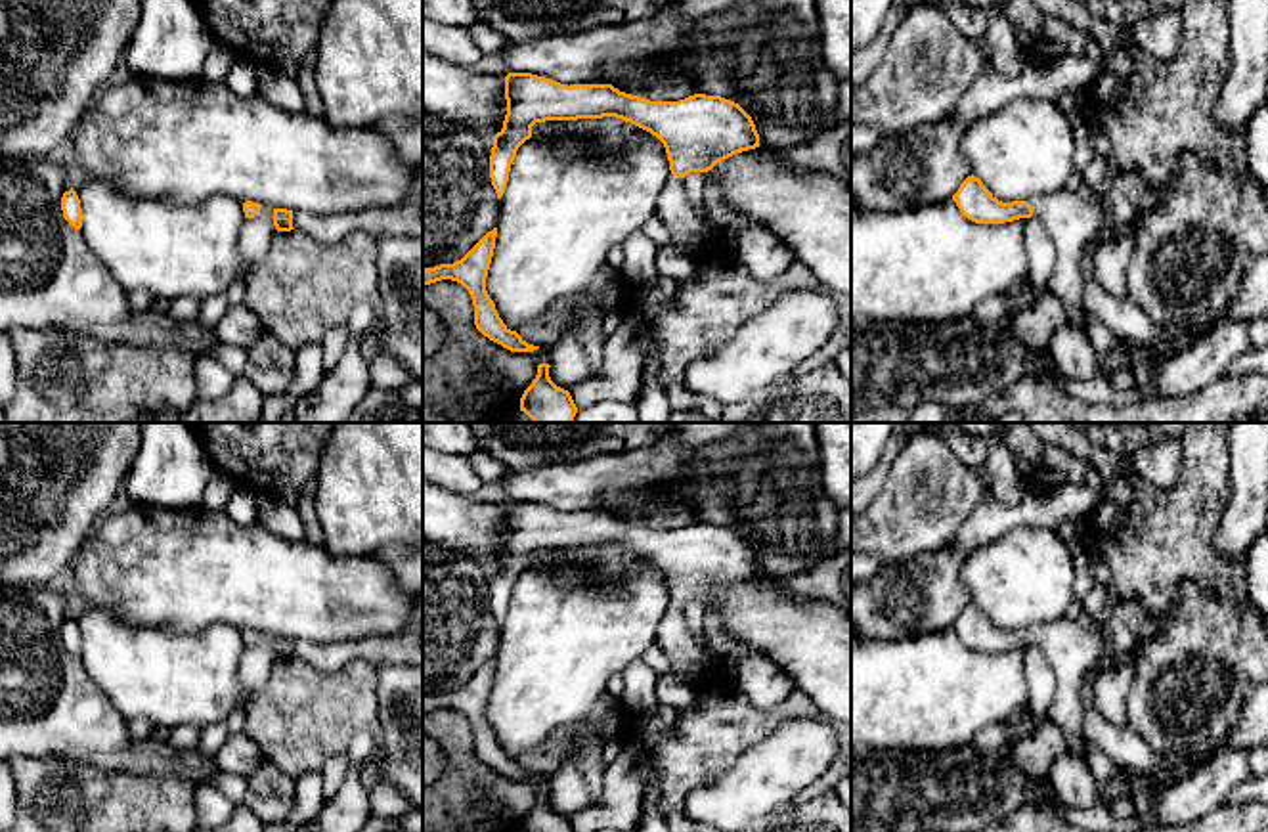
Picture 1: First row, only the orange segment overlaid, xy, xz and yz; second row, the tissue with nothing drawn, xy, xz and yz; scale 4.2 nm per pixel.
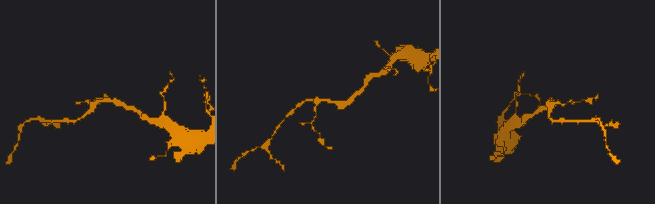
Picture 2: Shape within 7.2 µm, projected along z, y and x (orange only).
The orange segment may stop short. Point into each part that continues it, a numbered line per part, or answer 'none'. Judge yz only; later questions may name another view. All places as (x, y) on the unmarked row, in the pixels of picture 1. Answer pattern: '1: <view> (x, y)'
1: yz (1070, 649)

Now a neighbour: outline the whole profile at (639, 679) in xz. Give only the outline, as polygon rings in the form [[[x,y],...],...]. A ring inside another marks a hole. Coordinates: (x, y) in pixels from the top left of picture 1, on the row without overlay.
[[[639,658],[627,664],[627,668],[622,671],[622,677],[623,677],[623,694],[620,698],[622,706],[641,715],[658,704],[654,694],[658,675],[652,671],[646,658]]]

